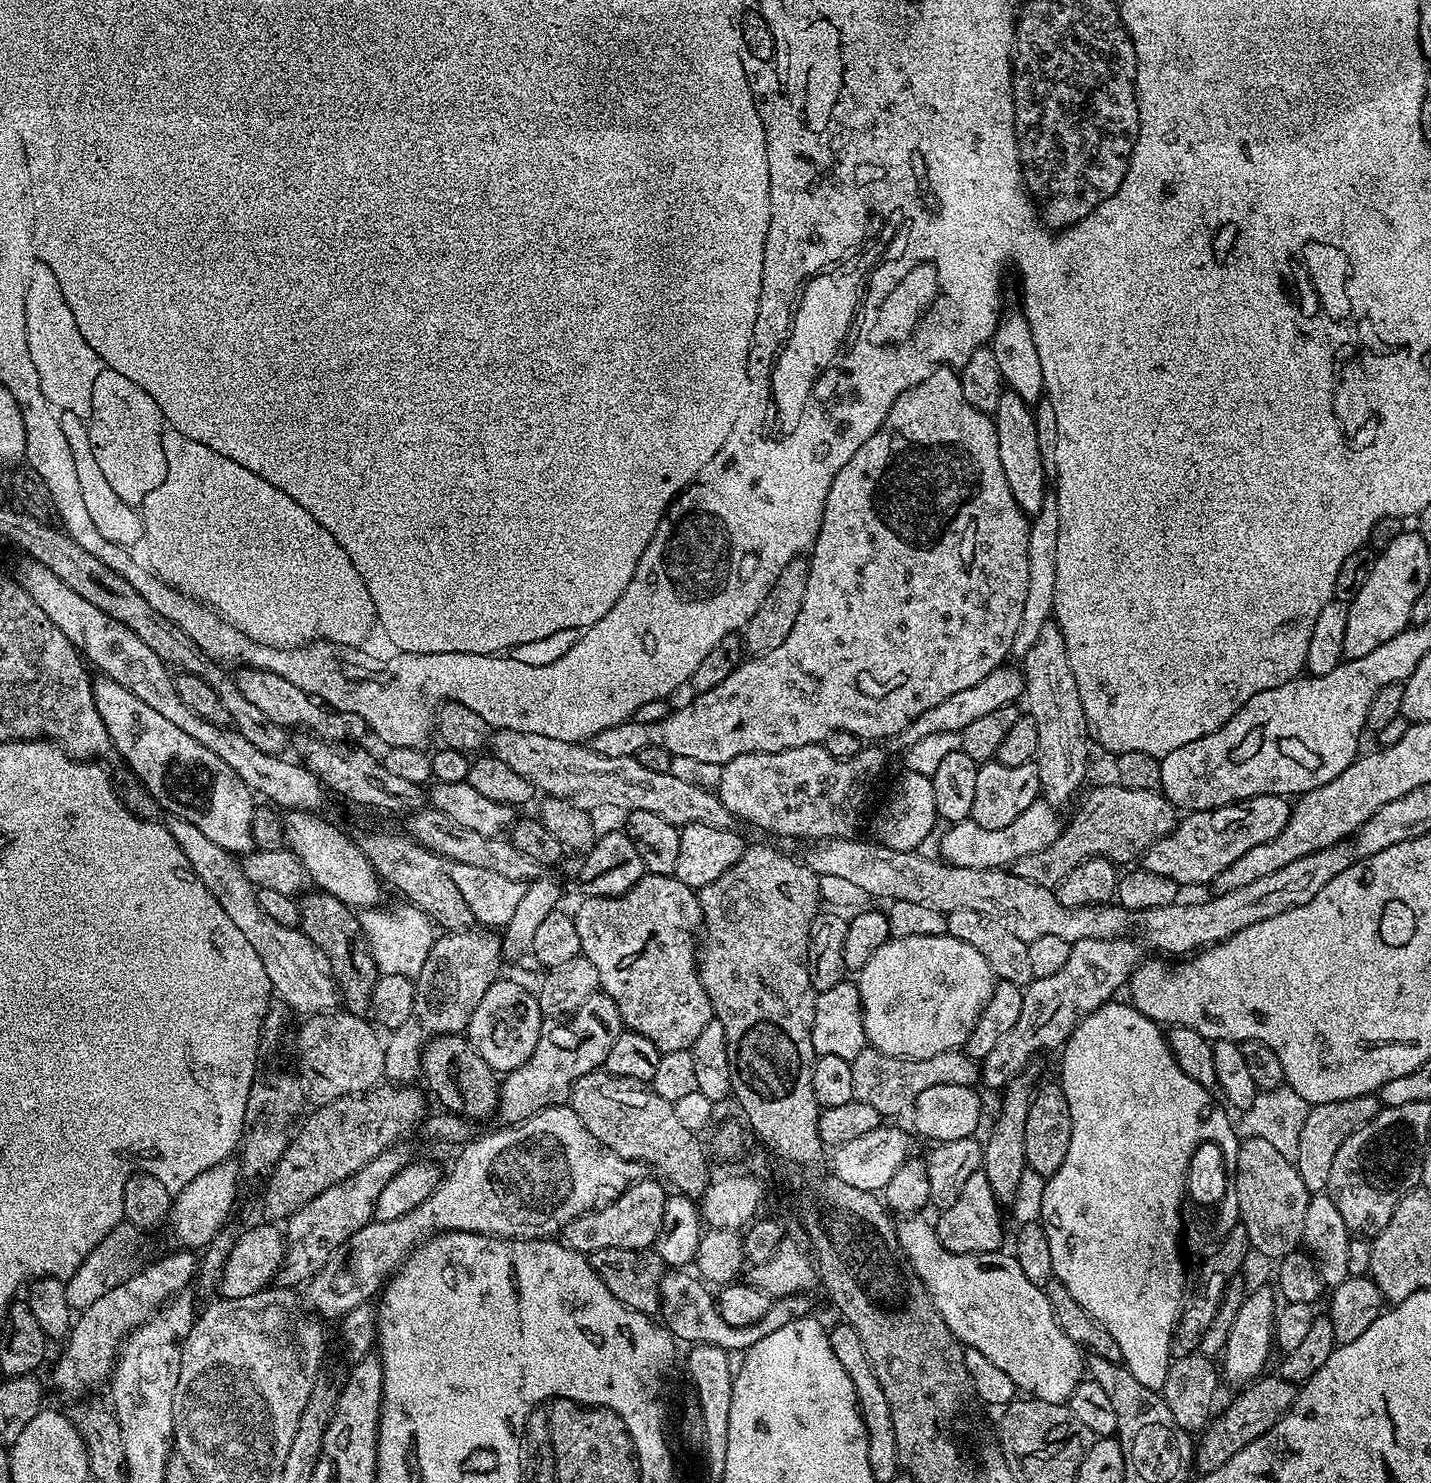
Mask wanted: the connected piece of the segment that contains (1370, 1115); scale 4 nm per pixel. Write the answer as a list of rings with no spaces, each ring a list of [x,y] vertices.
[[[1379,1095],[1346,1098],[1342,1102],[1326,1102],[1313,1104],[1306,1114],[1302,1134],[1299,1135],[1298,1156],[1295,1160],[1296,1169],[1306,1182],[1309,1193],[1320,1194],[1327,1189],[1330,1178],[1330,1166],[1334,1166],[1334,1154],[1338,1154],[1338,1146],[1346,1142],[1350,1134],[1358,1131],[1363,1124],[1370,1122],[1381,1110]]]

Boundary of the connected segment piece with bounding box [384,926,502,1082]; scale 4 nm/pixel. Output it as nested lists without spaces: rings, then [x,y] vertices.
[[[473,926],[456,931],[445,931],[437,935],[433,948],[414,979],[412,1012],[384,1044],[384,1076],[392,1082],[412,1082],[421,1075],[420,1053],[434,1036],[445,1036],[447,1032],[463,1033],[470,1018],[482,1000],[482,994],[497,979],[496,967],[502,960],[501,937],[488,926]]]

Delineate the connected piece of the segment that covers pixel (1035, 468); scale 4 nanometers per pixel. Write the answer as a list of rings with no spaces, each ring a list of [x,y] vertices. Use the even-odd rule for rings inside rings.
[[[1004,390],[998,398],[994,419],[998,434],[998,458],[1002,458],[1002,471],[1006,473],[1006,482],[1010,482],[1010,492],[1022,511],[1035,514],[1040,511],[1046,495],[1044,487],[1049,487],[1050,480],[1043,474],[1033,405],[1027,404],[1016,392]]]

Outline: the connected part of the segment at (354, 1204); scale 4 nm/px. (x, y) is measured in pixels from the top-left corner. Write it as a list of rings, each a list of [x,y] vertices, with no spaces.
[[[400,1146],[387,1148],[348,1180],[322,1190],[313,1200],[292,1213],[286,1221],[288,1230],[286,1228],[284,1237],[284,1258],[274,1277],[275,1283],[280,1286],[303,1286],[314,1274],[318,1274],[318,1270],[326,1266],[330,1254],[334,1254],[334,1250],[346,1242],[350,1234],[370,1223],[373,1219],[372,1208],[376,1205],[378,1194],[382,1194],[382,1186],[386,1186],[386,1182],[390,1182],[390,1178],[404,1168],[409,1160],[410,1156]]]

